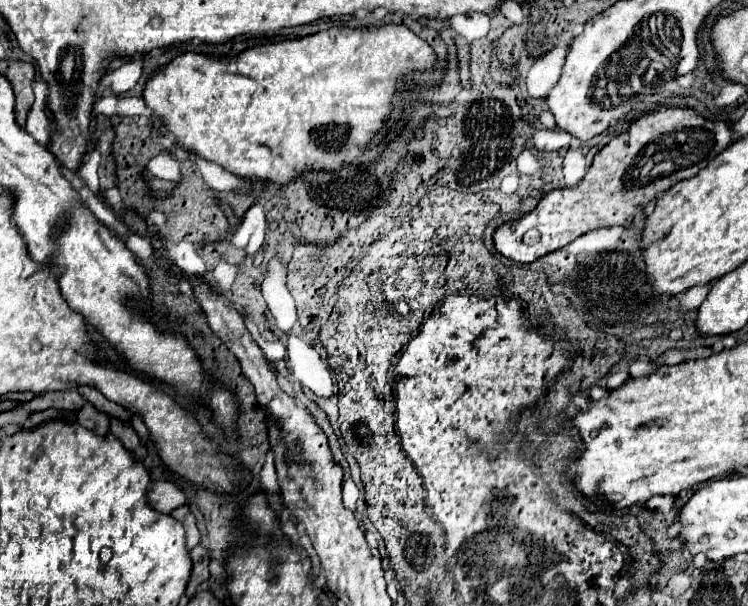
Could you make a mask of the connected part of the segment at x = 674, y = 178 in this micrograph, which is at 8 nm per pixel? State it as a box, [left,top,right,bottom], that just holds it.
[494,106,732,264]

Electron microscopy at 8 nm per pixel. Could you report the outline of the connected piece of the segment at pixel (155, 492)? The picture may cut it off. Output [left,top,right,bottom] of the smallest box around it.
[148,482,186,512]

